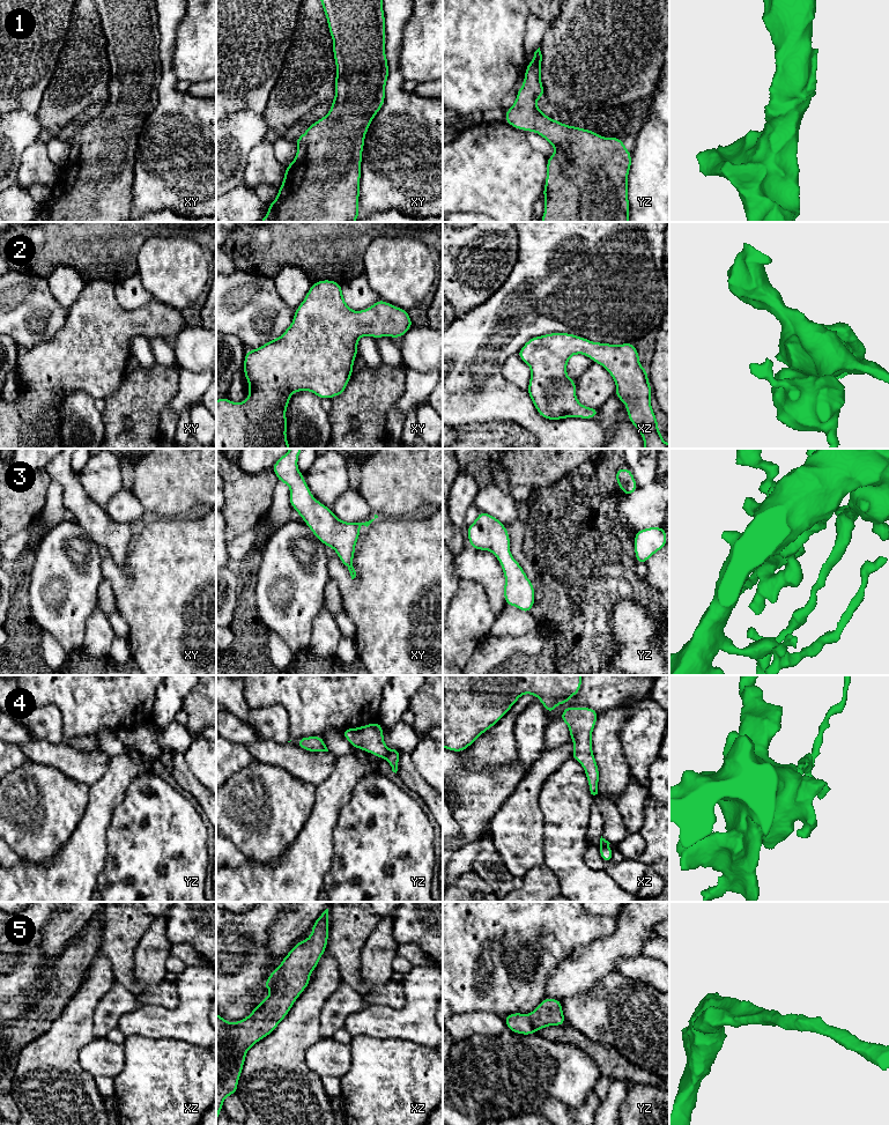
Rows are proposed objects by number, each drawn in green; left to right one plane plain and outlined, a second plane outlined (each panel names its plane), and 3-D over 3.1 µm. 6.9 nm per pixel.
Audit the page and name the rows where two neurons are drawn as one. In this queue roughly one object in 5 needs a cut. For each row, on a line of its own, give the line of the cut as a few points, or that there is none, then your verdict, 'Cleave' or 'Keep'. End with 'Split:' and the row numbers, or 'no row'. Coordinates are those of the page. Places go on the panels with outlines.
1: No split. Keep
2: No split. Keep
3: No split. Keep
4: Split along yz (389, 750), (385, 757). Cleave
5: No split. Keep
Split: 4

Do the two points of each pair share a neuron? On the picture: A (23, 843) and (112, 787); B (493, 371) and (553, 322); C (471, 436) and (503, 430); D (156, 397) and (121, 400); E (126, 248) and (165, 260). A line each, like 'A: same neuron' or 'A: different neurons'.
A: different neurons
B: same neuron
C: same neuron
D: same neuron
E: different neurons

